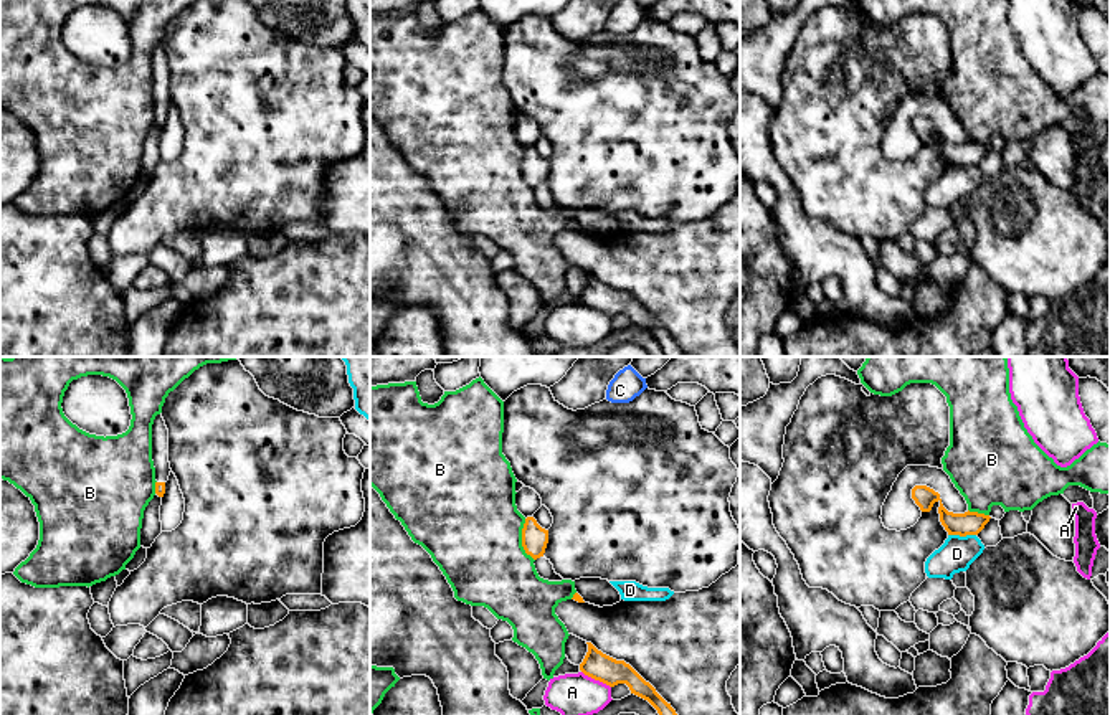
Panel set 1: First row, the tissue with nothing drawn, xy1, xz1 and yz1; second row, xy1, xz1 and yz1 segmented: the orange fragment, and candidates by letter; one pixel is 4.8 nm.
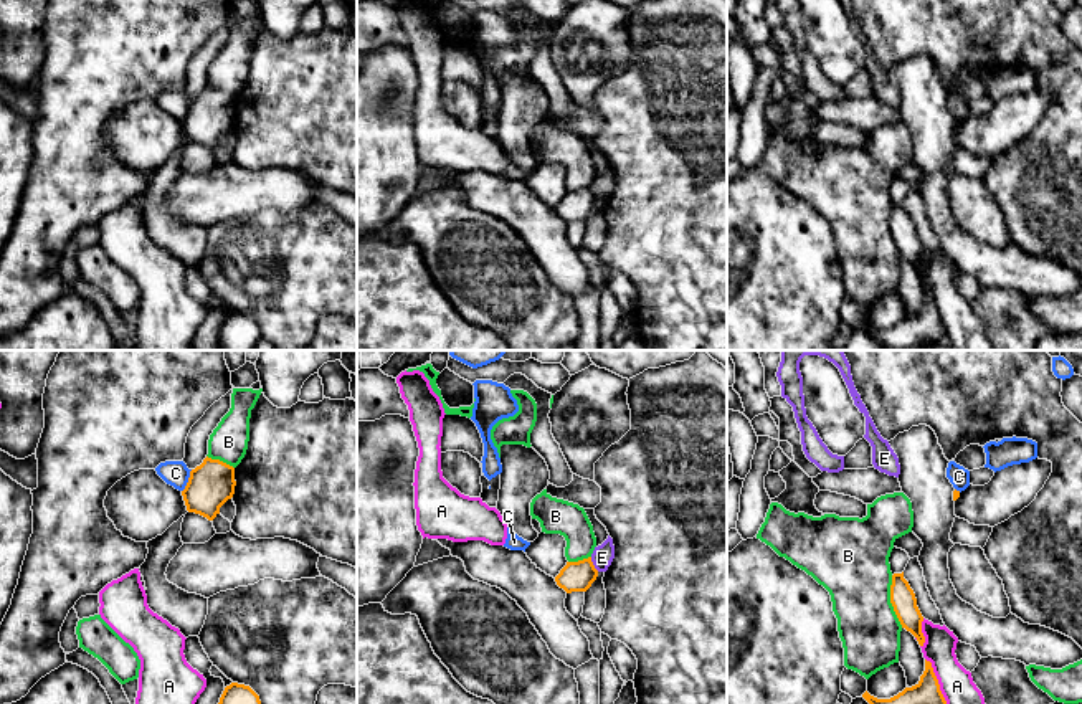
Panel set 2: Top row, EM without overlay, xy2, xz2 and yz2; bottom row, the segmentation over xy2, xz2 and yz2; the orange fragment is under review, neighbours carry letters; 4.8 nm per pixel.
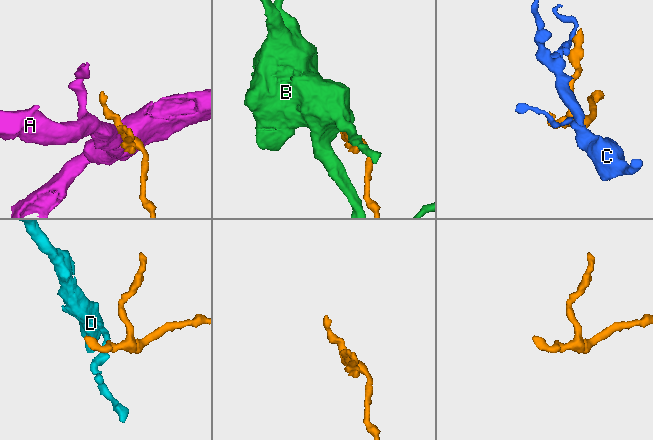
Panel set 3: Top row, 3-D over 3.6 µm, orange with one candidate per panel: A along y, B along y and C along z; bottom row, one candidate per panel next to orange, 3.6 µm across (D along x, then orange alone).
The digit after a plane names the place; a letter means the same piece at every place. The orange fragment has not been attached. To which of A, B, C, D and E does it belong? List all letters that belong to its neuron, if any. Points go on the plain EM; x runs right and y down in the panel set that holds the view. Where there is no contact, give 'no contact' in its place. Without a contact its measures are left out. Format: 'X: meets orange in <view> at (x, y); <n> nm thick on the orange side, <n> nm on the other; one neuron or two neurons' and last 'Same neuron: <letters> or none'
A: meets orange in yz2 at (937, 311); 160 nm thick on the orange side, 190 nm on the other; two neurons
B: meets orange in yz2 at (891, 232); 120 nm thick on the orange side, 340 nm on the other; two neurons
C: meets orange in xy2 at (189, 111); 220 nm thick on the orange side, 130 nm on the other; two neurons
D: meets orange in yz1 at (962, 165); 110 nm thick on the orange side, 170 nm on the other; two neurons
E: meets orange in xz2 at (592, 194); 140 nm thick on the orange side, 110 nm on the other; two neurons
Same neuron: none

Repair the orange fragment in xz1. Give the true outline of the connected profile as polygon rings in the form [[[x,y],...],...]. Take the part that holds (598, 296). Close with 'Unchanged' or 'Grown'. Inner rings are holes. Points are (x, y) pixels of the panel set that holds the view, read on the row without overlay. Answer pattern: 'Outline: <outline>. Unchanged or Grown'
Outline: [[[591,272],[588,274],[588,282],[580,294],[580,301],[600,310],[610,317],[618,314],[626,314],[631,324],[648,330],[659,343],[664,357],[685,357],[676,340],[667,334],[656,319],[646,312],[629,294],[624,291],[616,291],[601,281],[598,281]]]. Unchanged

